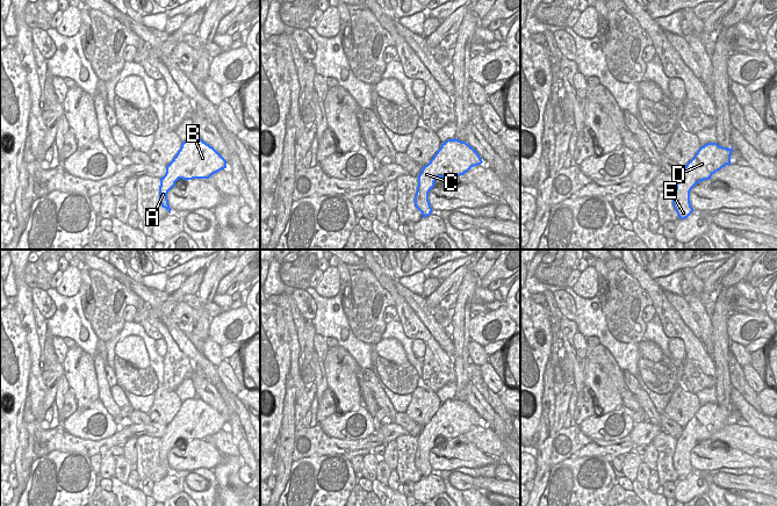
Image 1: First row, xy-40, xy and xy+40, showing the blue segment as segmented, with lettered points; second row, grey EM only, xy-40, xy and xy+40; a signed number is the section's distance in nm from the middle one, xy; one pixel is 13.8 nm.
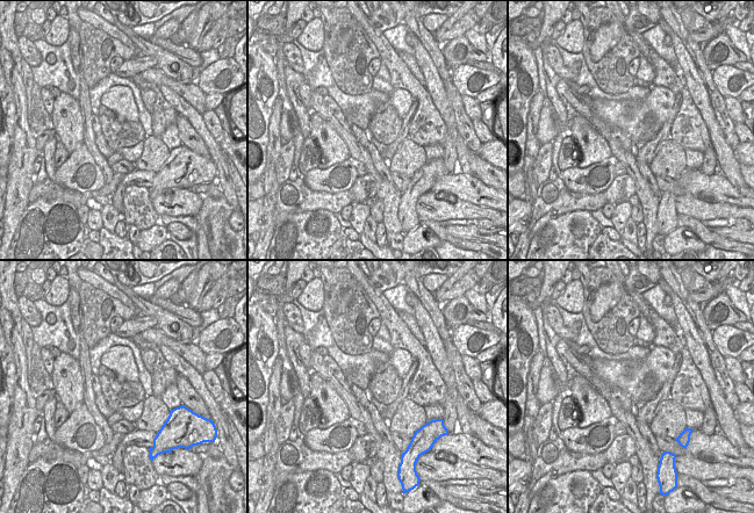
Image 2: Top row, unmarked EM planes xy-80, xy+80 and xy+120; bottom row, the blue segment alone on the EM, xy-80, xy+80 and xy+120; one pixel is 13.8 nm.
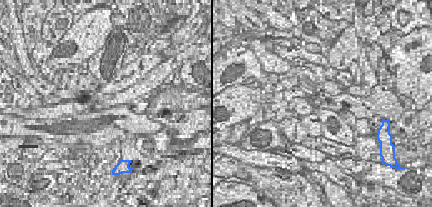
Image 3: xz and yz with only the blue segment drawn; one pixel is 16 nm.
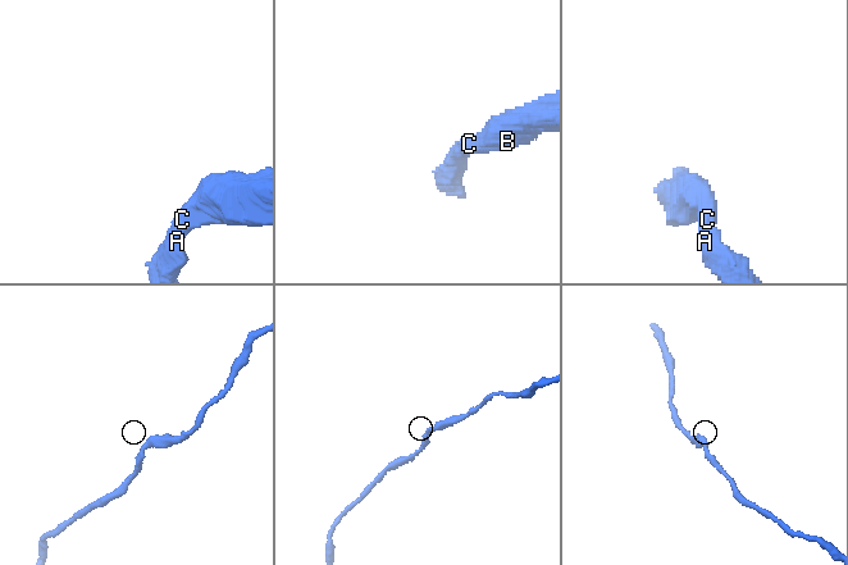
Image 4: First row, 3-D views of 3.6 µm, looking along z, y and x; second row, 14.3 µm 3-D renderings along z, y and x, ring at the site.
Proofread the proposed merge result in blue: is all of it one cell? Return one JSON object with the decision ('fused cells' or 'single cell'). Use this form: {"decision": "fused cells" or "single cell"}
{"decision": "single cell"}

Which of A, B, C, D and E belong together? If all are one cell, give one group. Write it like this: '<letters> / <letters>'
A B C D E

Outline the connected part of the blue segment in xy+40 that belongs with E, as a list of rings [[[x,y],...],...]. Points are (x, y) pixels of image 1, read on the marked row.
[[[707,143],[697,151],[693,158],[683,167],[672,196],[674,208],[679,219],[688,218],[695,210],[690,203],[690,191],[700,181],[708,180],[726,165],[731,164],[731,149]]]

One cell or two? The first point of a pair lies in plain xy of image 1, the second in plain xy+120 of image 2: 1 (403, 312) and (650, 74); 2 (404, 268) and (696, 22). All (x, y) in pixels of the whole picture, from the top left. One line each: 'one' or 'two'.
1: two
2: two

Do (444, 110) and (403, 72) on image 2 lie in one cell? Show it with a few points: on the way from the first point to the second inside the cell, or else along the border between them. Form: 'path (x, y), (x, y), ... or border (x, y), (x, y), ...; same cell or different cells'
border (424, 86), (444, 122); different cells

